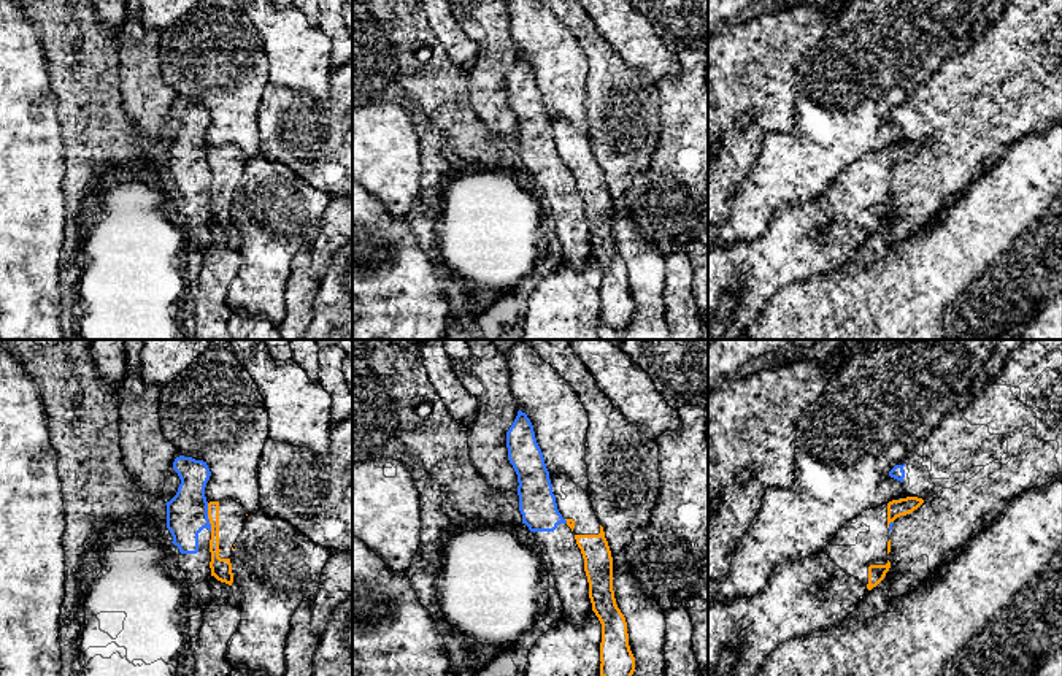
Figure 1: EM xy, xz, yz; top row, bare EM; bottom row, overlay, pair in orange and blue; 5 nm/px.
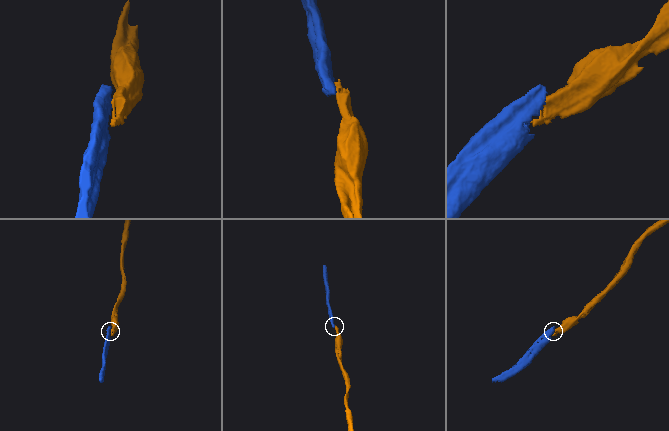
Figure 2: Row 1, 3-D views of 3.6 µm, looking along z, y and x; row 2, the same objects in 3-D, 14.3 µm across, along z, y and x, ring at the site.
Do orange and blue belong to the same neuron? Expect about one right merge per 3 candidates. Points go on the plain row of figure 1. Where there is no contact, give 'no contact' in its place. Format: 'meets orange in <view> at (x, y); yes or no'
meets orange in xy at (208, 162); no

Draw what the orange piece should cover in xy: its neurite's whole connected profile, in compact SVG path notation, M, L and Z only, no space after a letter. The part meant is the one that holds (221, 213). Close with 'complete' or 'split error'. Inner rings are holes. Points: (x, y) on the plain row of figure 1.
M233 144L208 148L208 163L211 168L211 221L229 230L233 227L230 202L246 160L244 152Z; split error

